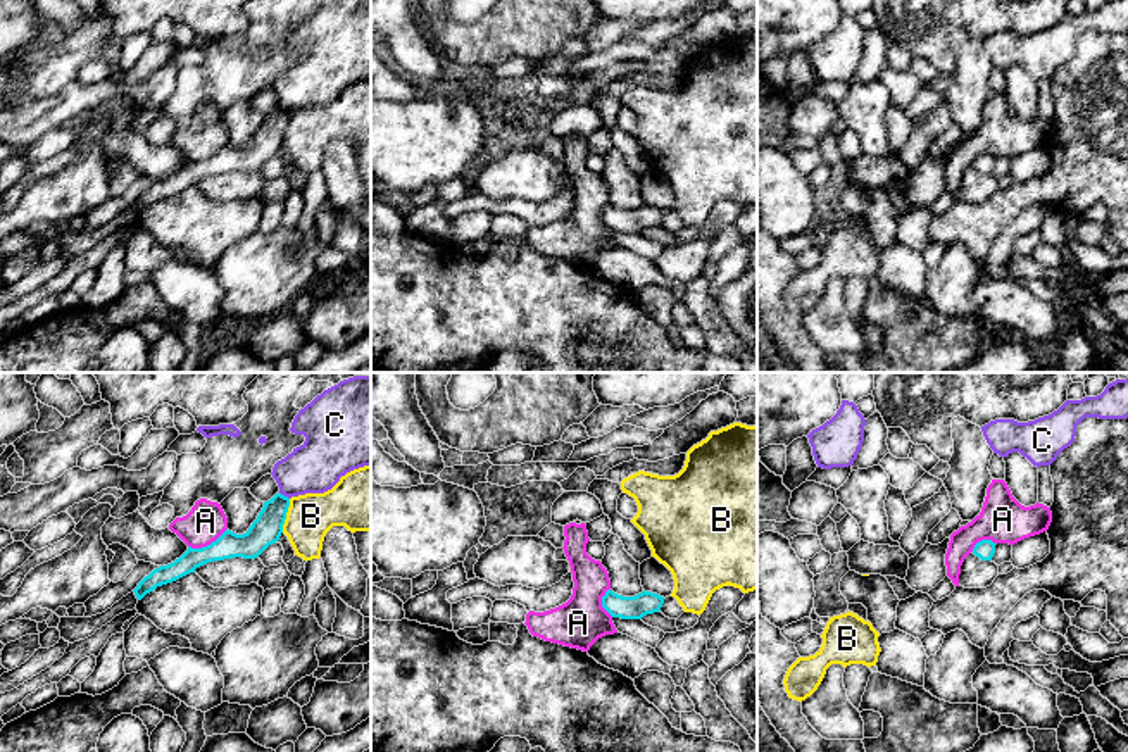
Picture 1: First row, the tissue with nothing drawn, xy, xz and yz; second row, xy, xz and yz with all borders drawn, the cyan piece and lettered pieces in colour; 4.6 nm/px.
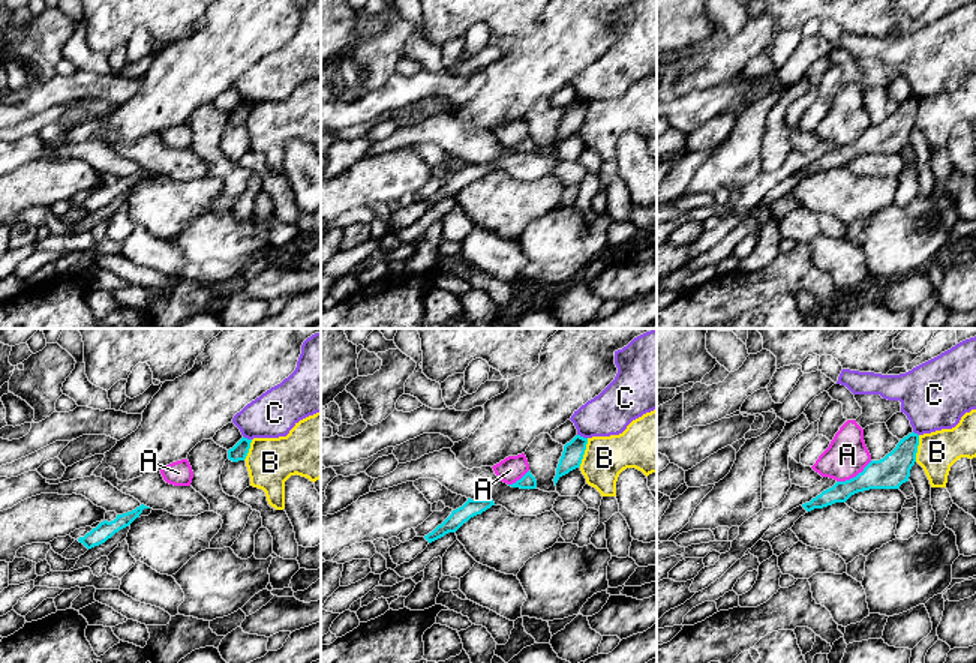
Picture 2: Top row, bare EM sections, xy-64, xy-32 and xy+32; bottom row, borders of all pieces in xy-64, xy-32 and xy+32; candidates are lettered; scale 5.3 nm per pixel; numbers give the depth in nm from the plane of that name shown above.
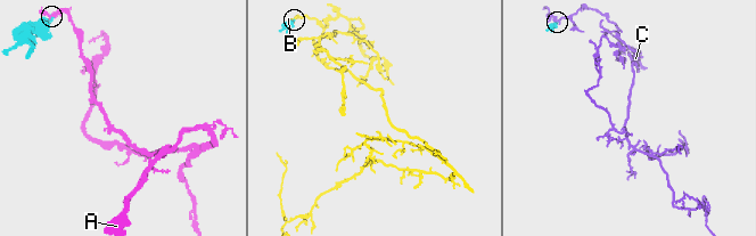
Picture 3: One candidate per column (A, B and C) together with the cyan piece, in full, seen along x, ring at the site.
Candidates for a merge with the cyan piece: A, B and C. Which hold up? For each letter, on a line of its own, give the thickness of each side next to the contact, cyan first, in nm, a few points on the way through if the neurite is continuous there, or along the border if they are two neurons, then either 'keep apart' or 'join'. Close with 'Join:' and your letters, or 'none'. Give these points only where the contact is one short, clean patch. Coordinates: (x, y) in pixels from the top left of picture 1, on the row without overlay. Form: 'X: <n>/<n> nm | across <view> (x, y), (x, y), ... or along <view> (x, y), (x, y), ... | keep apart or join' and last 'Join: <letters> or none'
A: 130/180 nm | along xy (226, 142), (209, 157), (188, 161) | keep apart
B: 140/220 nm | along xy (290, 112), (282, 145) | keep apart
C: 140/240 nm | along xy (280, 106), (288, 112) | keep apart
Join: none

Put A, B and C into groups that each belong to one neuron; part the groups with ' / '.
A / B / C

